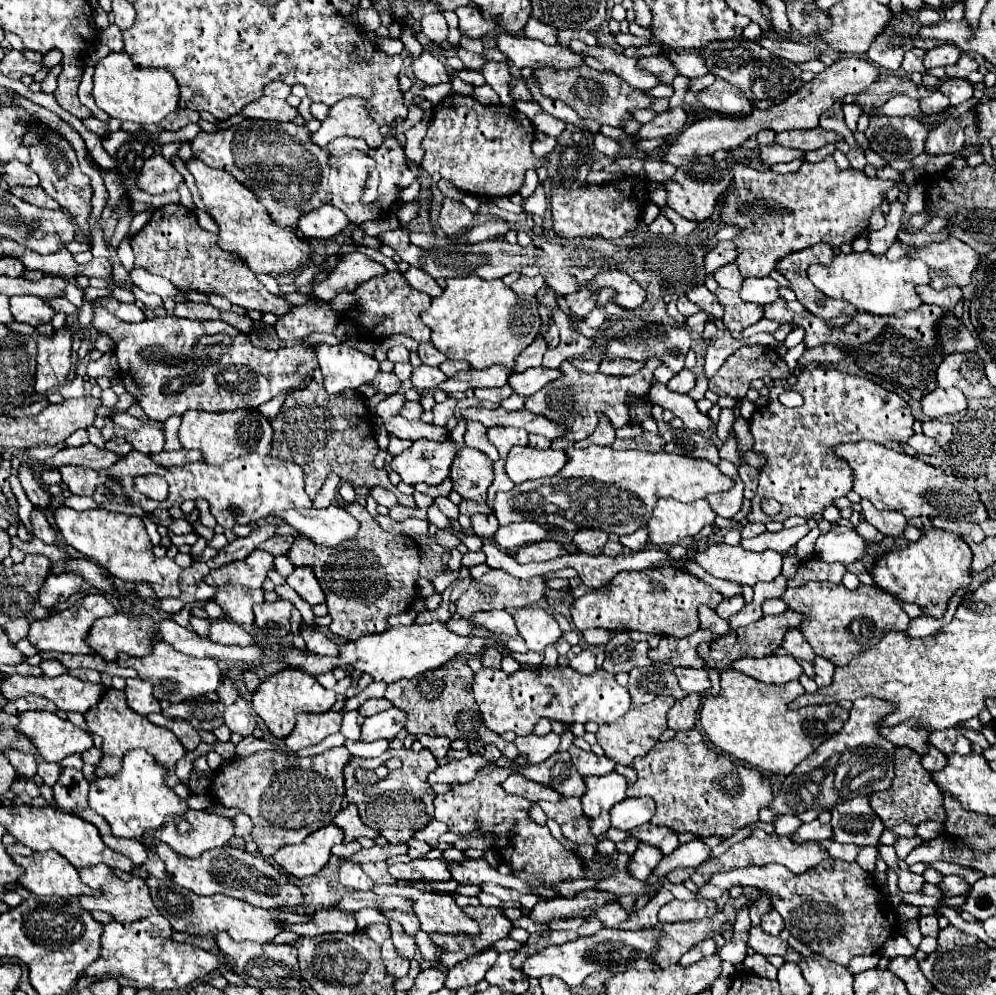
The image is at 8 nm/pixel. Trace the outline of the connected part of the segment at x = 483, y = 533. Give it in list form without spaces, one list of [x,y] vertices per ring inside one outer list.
[[[476,513],[470,517],[472,519],[472,533],[484,541],[492,541],[494,539],[494,533],[496,529],[500,527],[498,525],[498,519],[488,513],[488,515],[482,515],[482,513]]]

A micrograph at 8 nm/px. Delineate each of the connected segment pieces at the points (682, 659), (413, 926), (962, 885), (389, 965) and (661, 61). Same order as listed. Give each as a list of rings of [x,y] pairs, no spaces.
[[[698,629],[696,633],[684,637],[684,639],[674,639],[674,637],[662,637],[660,643],[656,647],[652,647],[648,651],[648,657],[652,661],[660,661],[660,663],[670,663],[674,667],[694,667],[694,669],[702,669],[704,659],[696,653],[698,643],[702,641],[712,641],[714,635]]]
[[[380,909],[380,913],[386,917],[386,919],[392,919],[392,921],[398,921],[404,929],[406,929],[406,933],[408,935],[416,935],[416,931],[420,929],[420,921],[418,921],[418,917],[416,915],[412,915],[412,913],[404,913],[404,911],[388,911],[388,909]]]
[[[944,875],[936,887],[942,891],[942,897],[954,897],[968,891],[968,885],[960,875]]]
[[[382,949],[382,961],[386,965],[386,973],[390,977],[396,977],[396,979],[402,979],[408,975],[408,961],[400,959],[396,955],[396,949]]]
[[[640,57],[638,59],[638,67],[660,77],[660,83],[662,85],[672,85],[674,77],[676,77],[676,69],[674,65],[666,59],[666,57]]]

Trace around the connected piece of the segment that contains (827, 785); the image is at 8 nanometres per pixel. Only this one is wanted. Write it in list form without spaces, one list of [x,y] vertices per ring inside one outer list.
[[[876,697],[856,699],[848,721],[838,733],[824,741],[814,753],[810,753],[796,769],[784,779],[774,803],[760,811],[760,821],[776,823],[782,815],[790,813],[800,821],[818,819],[820,813],[832,811],[838,803],[854,799],[856,795],[868,795],[886,791],[894,779],[894,751],[896,747],[878,735],[878,721],[886,717],[894,707],[890,701]]]

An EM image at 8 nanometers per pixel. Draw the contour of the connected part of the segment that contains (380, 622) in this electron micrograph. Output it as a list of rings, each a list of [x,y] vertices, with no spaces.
[[[348,503],[344,505],[344,509],[348,509],[348,513],[352,513],[352,517],[356,517],[356,521],[360,521],[360,529],[356,533],[356,537],[342,541],[336,547],[320,547],[320,545],[312,545],[310,541],[306,541],[304,537],[294,537],[294,543],[288,551],[288,559],[292,561],[292,565],[296,567],[310,567],[322,587],[322,591],[326,593],[326,605],[330,609],[330,631],[336,633],[338,637],[346,639],[346,641],[356,641],[360,635],[364,633],[382,633],[388,629],[388,615],[396,615],[406,611],[418,597],[418,589],[416,589],[416,579],[418,579],[418,565],[420,565],[420,547],[412,537],[406,535],[392,535],[386,533],[378,527],[378,523],[370,517],[370,513],[360,507],[358,503]]]

